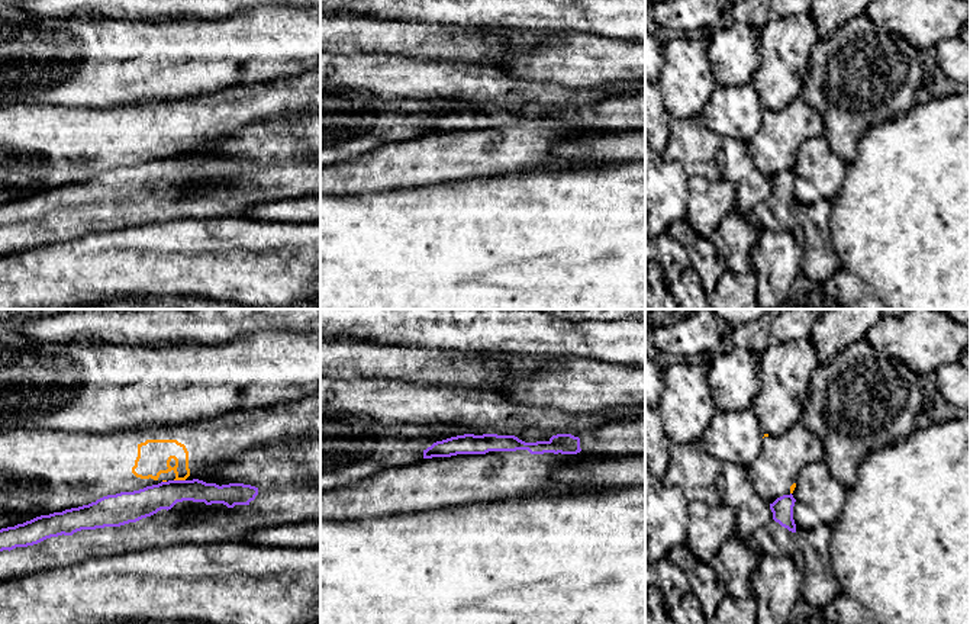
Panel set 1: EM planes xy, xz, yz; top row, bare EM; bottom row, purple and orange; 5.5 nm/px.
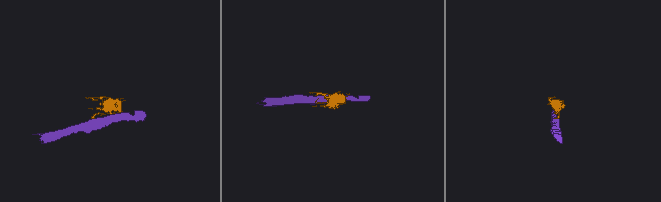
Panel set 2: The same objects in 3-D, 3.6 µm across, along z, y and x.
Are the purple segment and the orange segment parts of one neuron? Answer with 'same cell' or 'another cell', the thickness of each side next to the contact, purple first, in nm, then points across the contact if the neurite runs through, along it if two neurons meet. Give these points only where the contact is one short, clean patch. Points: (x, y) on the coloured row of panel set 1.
another cell; 160 nm thick on the purple side, 190 nm on the other

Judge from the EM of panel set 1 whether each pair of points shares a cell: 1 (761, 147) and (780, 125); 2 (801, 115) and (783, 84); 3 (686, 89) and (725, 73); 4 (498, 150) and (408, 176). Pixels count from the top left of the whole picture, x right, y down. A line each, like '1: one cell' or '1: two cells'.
1: one cell
2: two cells
3: two cells
4: one cell

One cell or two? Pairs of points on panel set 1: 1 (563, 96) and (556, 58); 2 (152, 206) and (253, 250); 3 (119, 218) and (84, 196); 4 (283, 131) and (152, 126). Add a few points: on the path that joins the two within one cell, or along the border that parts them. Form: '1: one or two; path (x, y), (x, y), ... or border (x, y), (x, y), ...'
1: two; border (527, 79), (593, 89)
2: two; border (180, 216), (171, 221), (147, 224)
3: one; path (110, 209), (100, 199), (93, 199)
4: two; border (271, 118), (253, 121), (208, 141)

